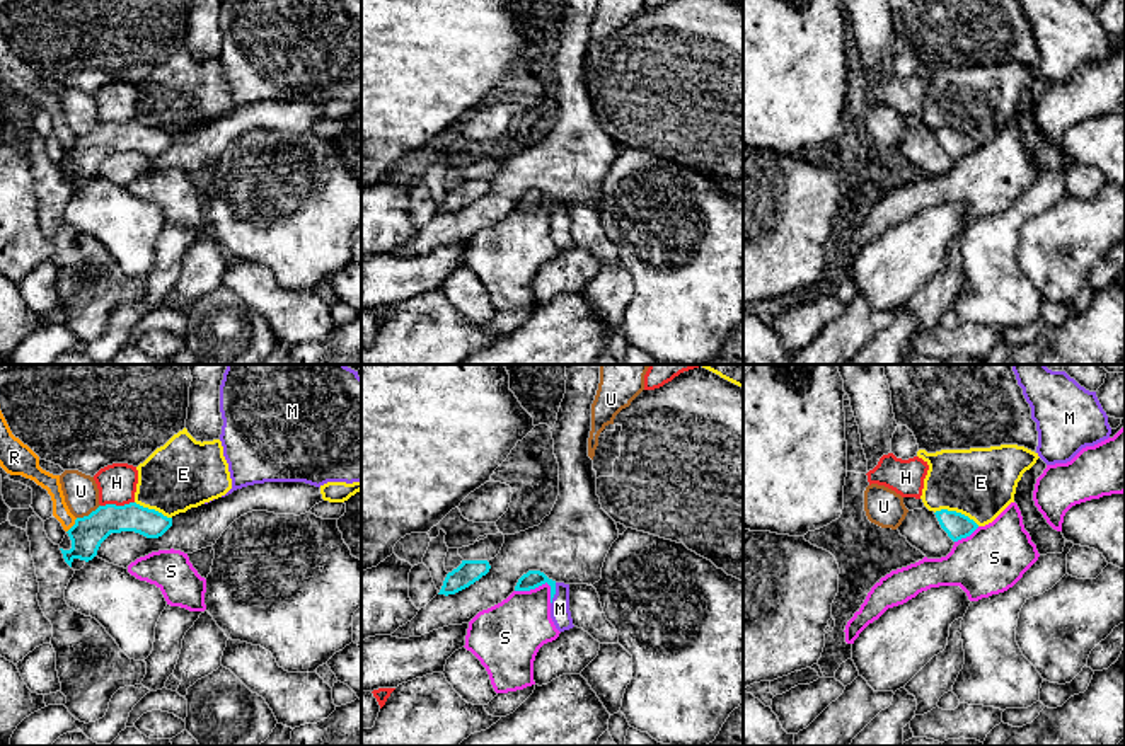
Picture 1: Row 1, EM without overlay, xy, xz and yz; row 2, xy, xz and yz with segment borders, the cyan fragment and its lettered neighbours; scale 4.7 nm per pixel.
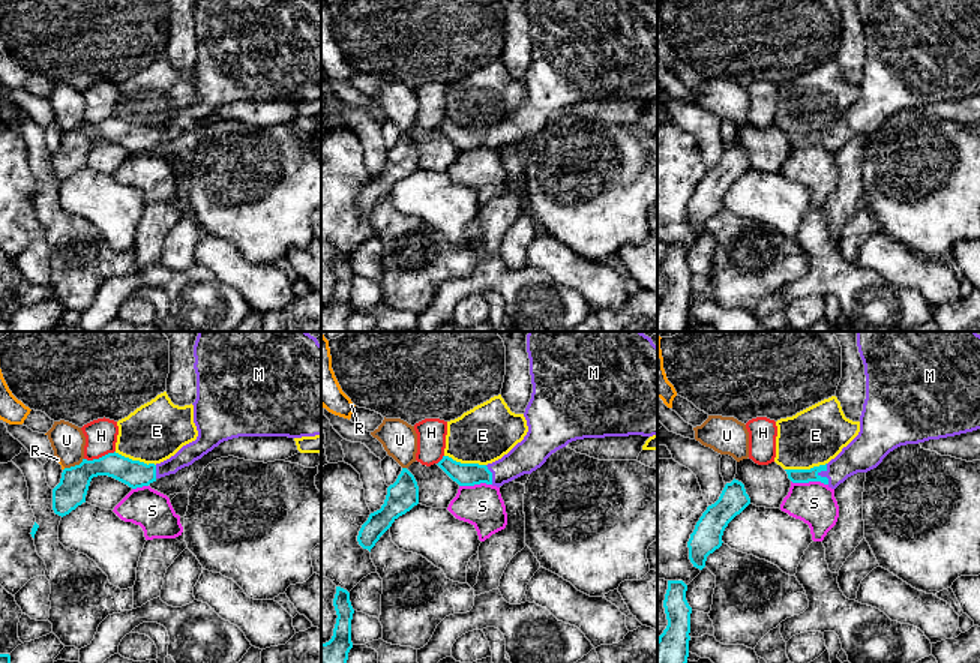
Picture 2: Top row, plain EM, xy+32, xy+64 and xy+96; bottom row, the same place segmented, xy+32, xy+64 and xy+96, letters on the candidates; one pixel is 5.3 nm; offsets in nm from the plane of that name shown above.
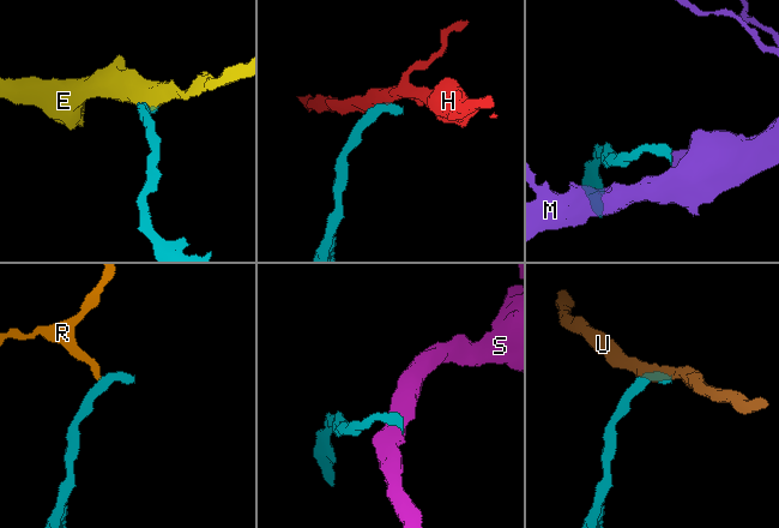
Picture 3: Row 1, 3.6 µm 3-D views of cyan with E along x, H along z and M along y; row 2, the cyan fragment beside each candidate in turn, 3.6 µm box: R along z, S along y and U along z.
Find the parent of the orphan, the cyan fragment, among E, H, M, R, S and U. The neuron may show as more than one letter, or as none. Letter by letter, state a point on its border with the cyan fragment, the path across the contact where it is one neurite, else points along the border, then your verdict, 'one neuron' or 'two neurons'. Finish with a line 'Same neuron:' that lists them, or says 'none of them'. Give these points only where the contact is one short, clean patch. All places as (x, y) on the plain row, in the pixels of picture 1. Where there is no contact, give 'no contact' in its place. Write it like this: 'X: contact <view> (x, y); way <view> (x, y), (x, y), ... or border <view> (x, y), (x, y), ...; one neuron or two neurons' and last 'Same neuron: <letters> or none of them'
E: contact yz (955, 130); border yz (934, 130), (960, 130), (979, 143); two neurons
H: contact xy (115, 123); border xy (133, 120), (101, 125); two neurons
M: contact xz (554, 212); way xz (532, 198), (548, 198), (554, 212), (559, 227); one neuron
R: contact xy (74, 143); border xy (77, 137), (67, 150); two neurons
S: contact xz (541, 203); border xz (515, 210), (529, 210), (546, 201), (551, 220); two neurons
U: contact xy (89, 133); border xy (99, 123), (77, 137); two neurons
Same neuron: M

